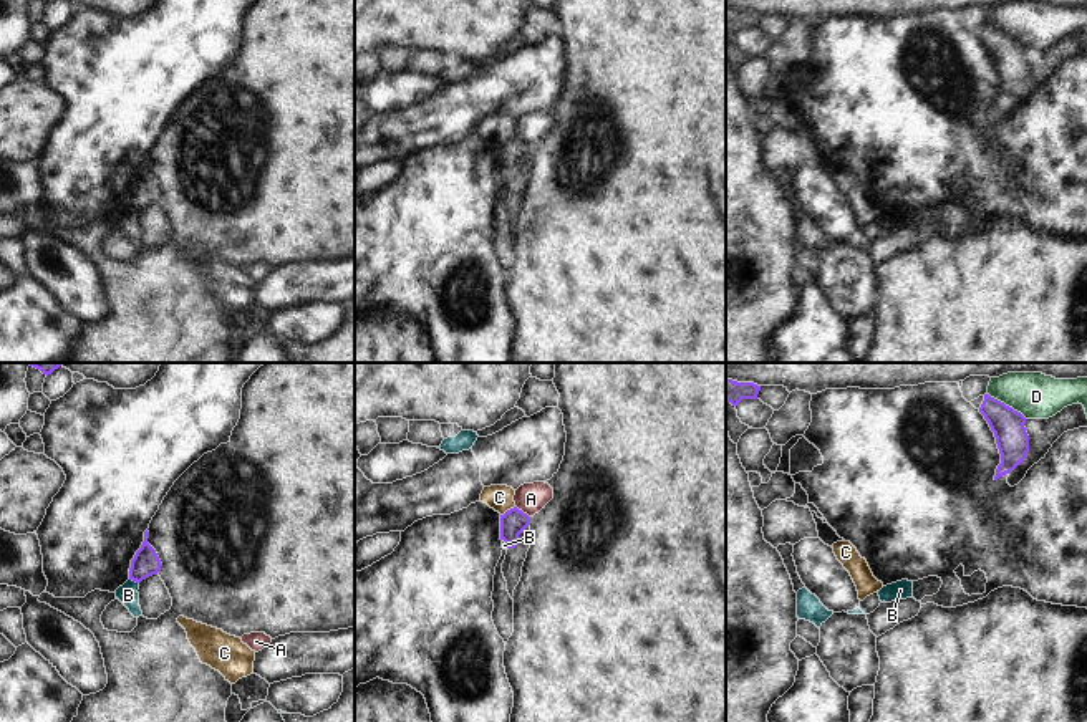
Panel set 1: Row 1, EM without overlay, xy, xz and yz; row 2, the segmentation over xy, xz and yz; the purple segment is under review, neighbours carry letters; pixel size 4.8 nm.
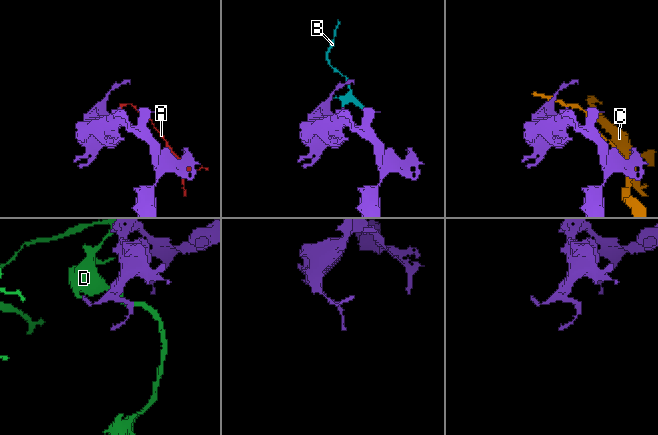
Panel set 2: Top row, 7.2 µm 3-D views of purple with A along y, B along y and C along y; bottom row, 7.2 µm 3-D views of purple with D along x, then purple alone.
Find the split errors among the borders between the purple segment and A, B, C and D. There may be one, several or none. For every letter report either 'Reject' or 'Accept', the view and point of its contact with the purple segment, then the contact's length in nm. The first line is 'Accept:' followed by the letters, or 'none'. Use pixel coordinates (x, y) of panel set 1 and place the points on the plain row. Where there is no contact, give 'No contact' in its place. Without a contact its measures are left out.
Accept: none
A: Reject. Touches purple at xz (521, 139). Shared border 90 nm
B: Reject. Touches purple at xy (135, 209). Shared border 50 nm
C: Reject. Touches purple at xz (507, 139). Shared border 90 nm
D: Reject. Touches purple at yz (1008, 35). Shared border 220 nm

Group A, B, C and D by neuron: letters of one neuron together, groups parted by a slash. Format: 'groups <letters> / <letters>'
groups A / B / C / D

